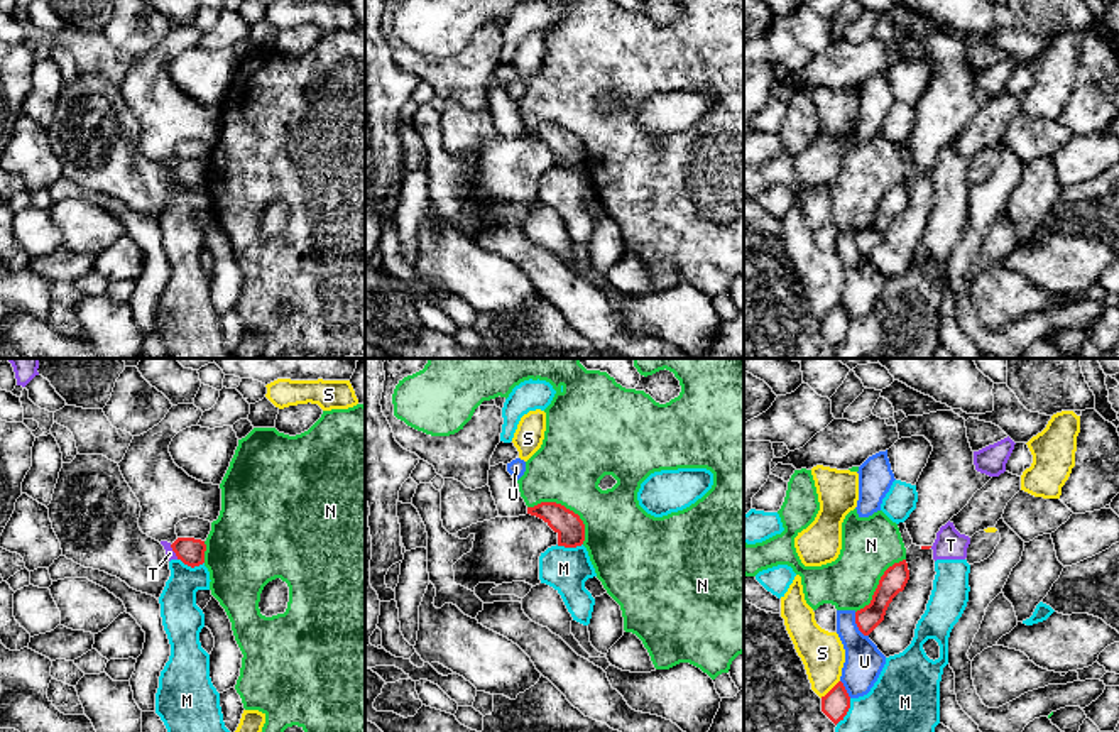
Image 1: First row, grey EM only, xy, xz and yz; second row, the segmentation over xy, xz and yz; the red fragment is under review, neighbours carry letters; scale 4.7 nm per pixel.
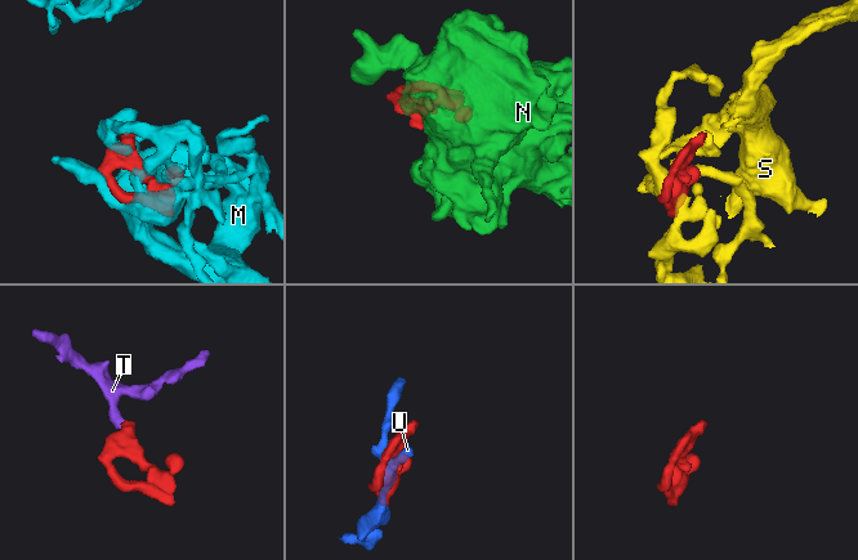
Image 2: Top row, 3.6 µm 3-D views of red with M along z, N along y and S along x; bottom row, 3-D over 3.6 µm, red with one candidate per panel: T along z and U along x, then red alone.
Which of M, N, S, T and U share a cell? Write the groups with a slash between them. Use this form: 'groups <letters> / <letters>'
groups M T / N / S / U

